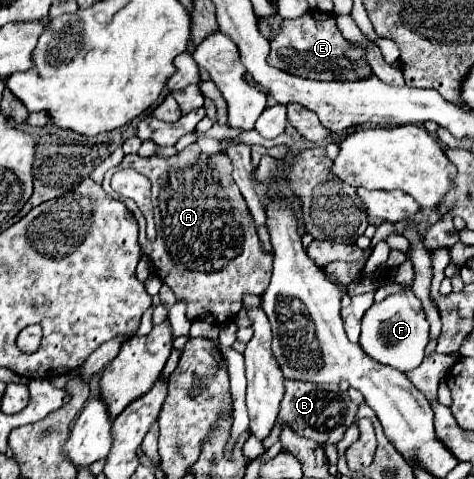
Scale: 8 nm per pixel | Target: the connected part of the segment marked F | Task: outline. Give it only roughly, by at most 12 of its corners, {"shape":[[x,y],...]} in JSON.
{"shape":[[410,287],[374,303],[360,345],[406,373],[422,363],[430,323]]}

